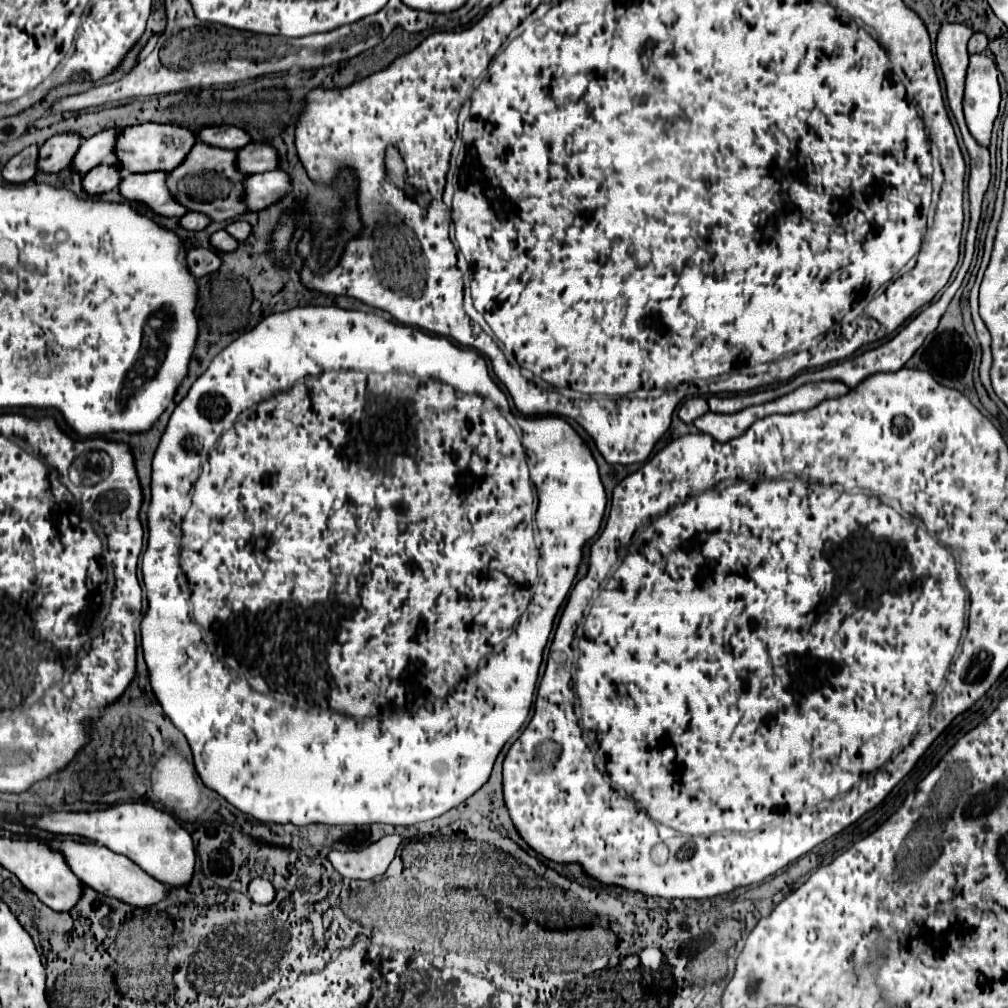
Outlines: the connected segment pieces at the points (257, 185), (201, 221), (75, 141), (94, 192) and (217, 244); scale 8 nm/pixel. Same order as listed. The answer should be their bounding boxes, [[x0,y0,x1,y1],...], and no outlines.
[[242,170,290,212],[180,212,208,230],[38,134,82,174],[82,164,120,196],[210,230,236,252]]

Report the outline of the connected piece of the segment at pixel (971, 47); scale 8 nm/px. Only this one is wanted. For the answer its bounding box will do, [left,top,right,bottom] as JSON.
[968,32,988,54]

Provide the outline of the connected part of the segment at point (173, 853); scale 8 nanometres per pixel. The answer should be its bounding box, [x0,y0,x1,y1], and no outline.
[26,802,194,886]

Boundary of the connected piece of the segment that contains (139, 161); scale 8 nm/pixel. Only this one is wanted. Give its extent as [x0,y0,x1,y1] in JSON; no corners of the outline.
[114,124,196,174]

